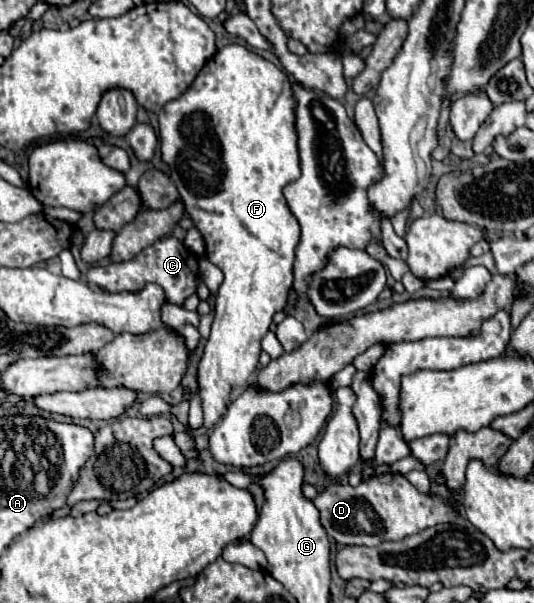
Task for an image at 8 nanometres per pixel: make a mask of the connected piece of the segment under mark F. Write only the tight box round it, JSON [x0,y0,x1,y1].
[159,44,299,430]

